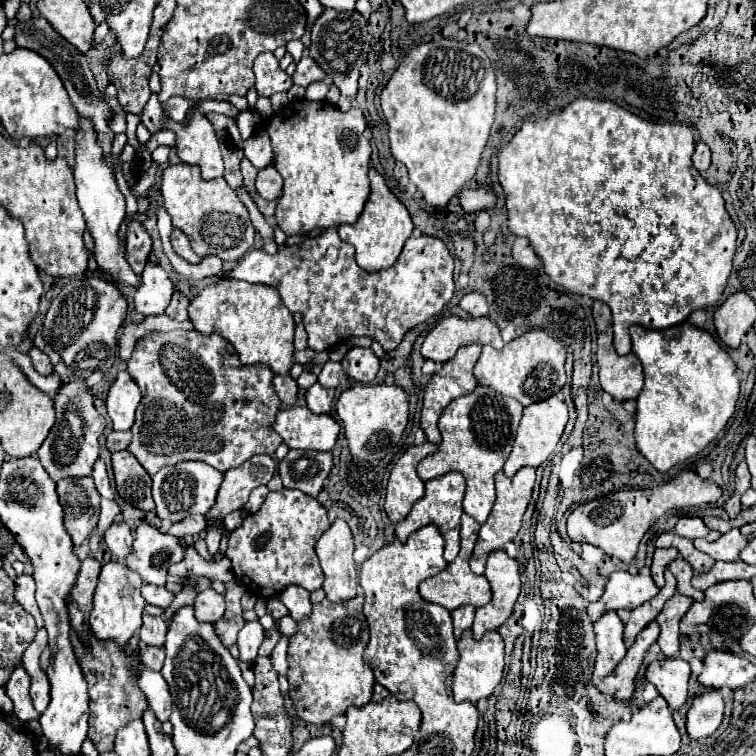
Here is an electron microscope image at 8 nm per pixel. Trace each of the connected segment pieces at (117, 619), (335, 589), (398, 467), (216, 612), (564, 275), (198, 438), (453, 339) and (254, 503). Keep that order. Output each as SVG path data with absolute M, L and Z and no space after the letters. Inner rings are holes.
M109 561L101 567L99 583L95 587L93 595L93 609L89 613L89 627L99 641L115 641L119 647L123 647L133 633L141 627L141 615L143 615L145 599L141 597L141 577L129 571L123 563Z
M337 519L315 545L325 573L323 591L333 603L345 603L357 595L357 567L353 561L353 535L343 519Z
M429 441L423 445L411 445L391 469L385 495L385 513L393 523L405 519L413 503L423 497L425 483L417 477L415 467L423 457L431 455L433 451L437 451L437 445Z
M205 589L195 597L193 603L195 609L195 619L201 623L217 623L221 615L225 613L225 601L221 595L213 589Z
M575 99L569 107L535 121L523 123L523 127L513 135L513 139L499 151L499 183L505 193L507 207L507 227L515 237L529 239L537 257L543 261L543 269L551 281L565 287L575 295L587 295L591 299L603 301L613 313L613 347L619 355L631 353L629 327L643 325L647 329L667 329L685 321L693 311L707 309L715 305L723 293L727 277L731 273L731 261L737 249L737 229L725 209L721 193L709 185L691 163L695 151L693 133L687 125L673 123L649 123L631 111L603 99Z
M169 331L151 333L137 341L135 351L127 363L127 371L141 389L141 403L137 407L135 423L131 427L133 441L129 451L145 467L149 475L155 475L165 465L179 461L203 461L221 473L239 467L249 457L263 453L273 455L283 439L273 431L273 419L281 401L273 389L273 371L269 367L243 365L239 355L221 335L201 335L199 331Z
M447 317L439 321L425 337L421 345L421 355L425 359L445 363L449 361L455 351L461 345L467 343L481 343L481 345L491 345L495 349L503 349L503 339L499 333L499 327L487 319L487 317L477 317L477 319L461 319L461 317Z
M261 485L261 487L253 489L253 491L251 491L251 495L249 495L249 501L245 503L245 511L247 511L247 513L255 513L255 511L259 511L259 507L263 505L263 501L265 501L267 493L269 493L269 489L267 489L265 485Z

